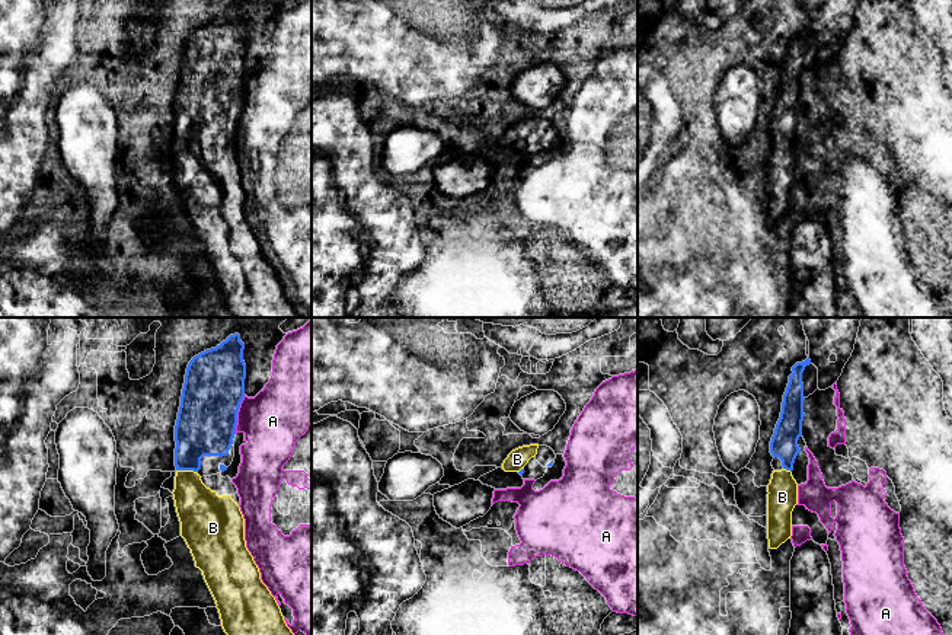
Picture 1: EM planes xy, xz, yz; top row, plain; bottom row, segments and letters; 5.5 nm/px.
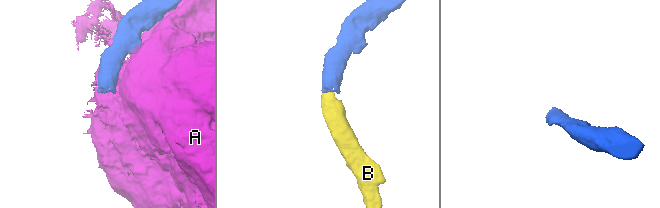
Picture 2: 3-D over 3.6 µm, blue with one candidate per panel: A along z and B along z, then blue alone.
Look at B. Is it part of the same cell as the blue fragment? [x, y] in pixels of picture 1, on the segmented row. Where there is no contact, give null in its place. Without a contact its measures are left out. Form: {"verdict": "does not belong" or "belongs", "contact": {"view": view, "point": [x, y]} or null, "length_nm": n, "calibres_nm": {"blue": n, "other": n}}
{"verdict": "belongs", "contact": {"view": "xy", "point": [187, 469]}, "length_nm": 110, "calibres_nm": {"blue": 300, "other": 260}}

